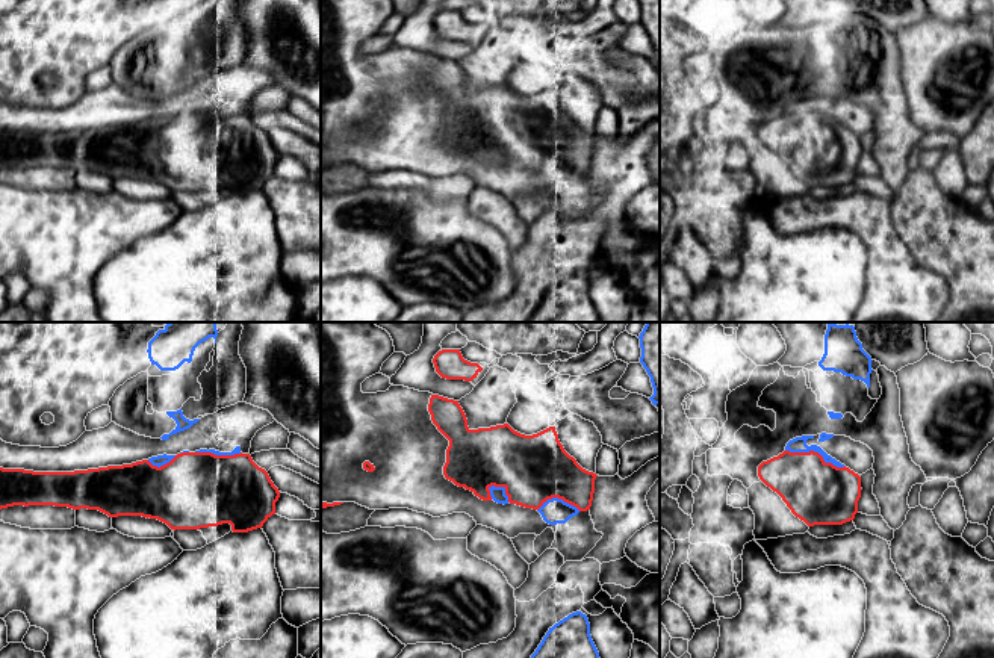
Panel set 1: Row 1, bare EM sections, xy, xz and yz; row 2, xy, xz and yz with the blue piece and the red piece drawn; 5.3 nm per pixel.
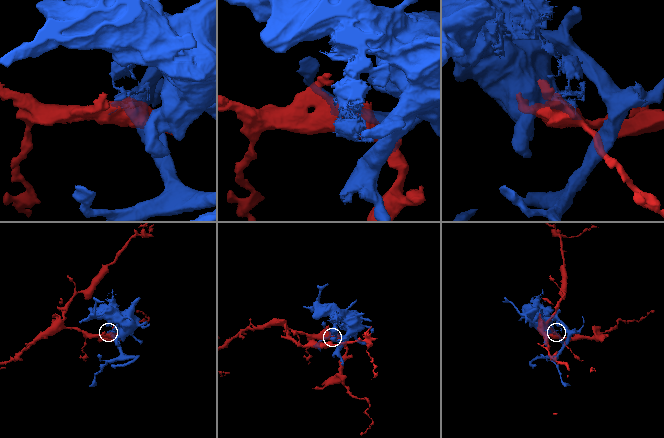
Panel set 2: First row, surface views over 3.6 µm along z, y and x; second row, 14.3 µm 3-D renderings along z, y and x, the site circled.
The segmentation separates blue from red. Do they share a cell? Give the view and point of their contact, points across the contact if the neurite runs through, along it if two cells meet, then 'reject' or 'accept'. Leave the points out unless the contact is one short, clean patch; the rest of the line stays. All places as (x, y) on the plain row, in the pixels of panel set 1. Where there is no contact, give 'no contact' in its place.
meets blue in yz at (816, 112); reject

